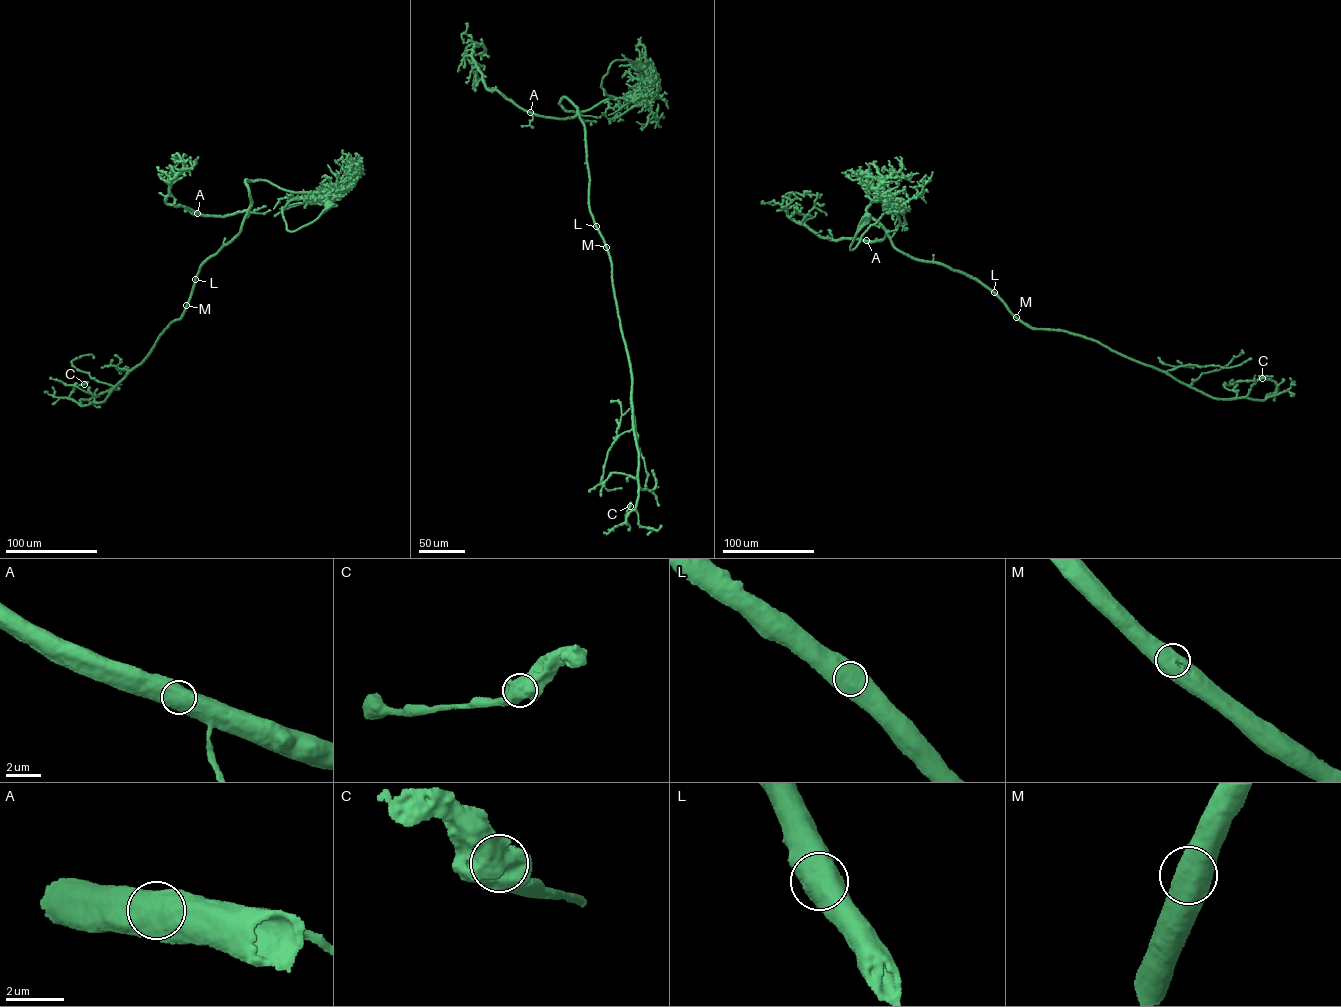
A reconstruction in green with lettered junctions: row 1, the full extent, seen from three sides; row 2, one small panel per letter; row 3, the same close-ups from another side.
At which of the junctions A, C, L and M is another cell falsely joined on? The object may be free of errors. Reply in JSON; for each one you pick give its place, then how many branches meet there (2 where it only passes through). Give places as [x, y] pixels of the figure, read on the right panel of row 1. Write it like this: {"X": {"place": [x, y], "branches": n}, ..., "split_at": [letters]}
{"split_at": []}

